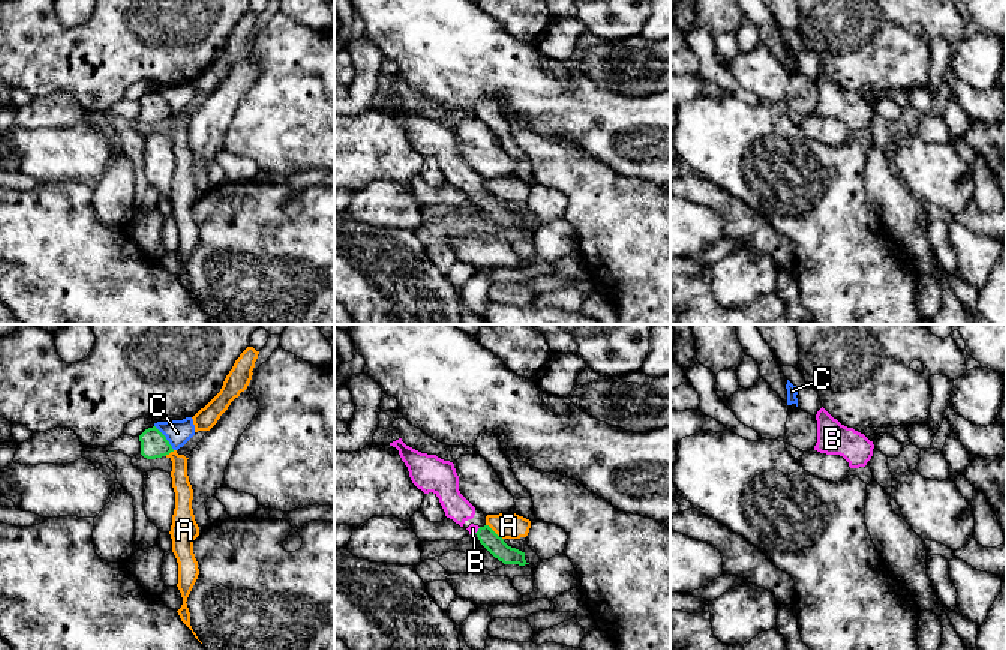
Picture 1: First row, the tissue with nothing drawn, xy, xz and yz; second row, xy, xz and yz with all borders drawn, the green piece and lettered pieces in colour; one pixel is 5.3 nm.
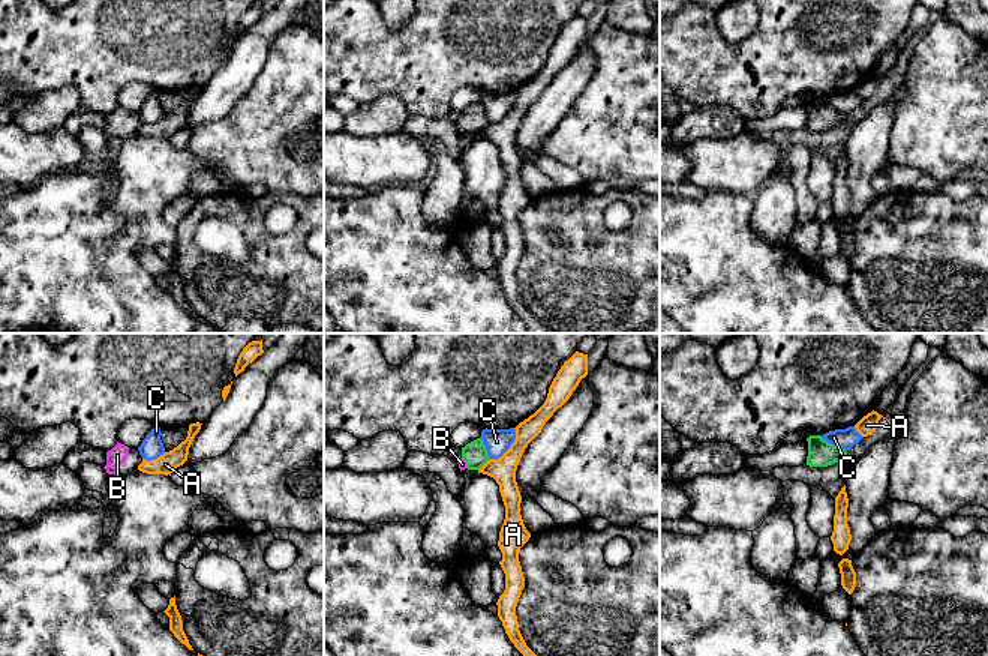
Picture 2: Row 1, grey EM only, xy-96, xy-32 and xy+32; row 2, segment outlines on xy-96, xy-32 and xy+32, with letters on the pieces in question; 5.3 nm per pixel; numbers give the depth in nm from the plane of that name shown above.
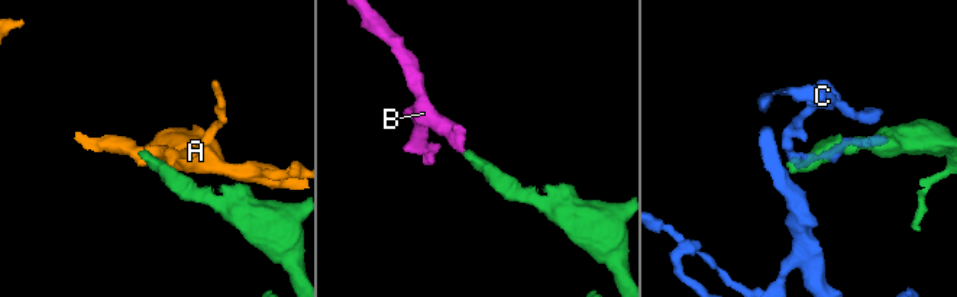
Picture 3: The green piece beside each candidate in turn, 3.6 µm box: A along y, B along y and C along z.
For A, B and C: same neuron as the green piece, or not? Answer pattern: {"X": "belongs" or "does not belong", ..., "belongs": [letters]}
{"A": "does not belong", "B": "belongs", "C": "does not belong", "belongs": ["B"]}

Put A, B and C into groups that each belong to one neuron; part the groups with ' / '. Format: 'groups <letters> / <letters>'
groups A / B / C

